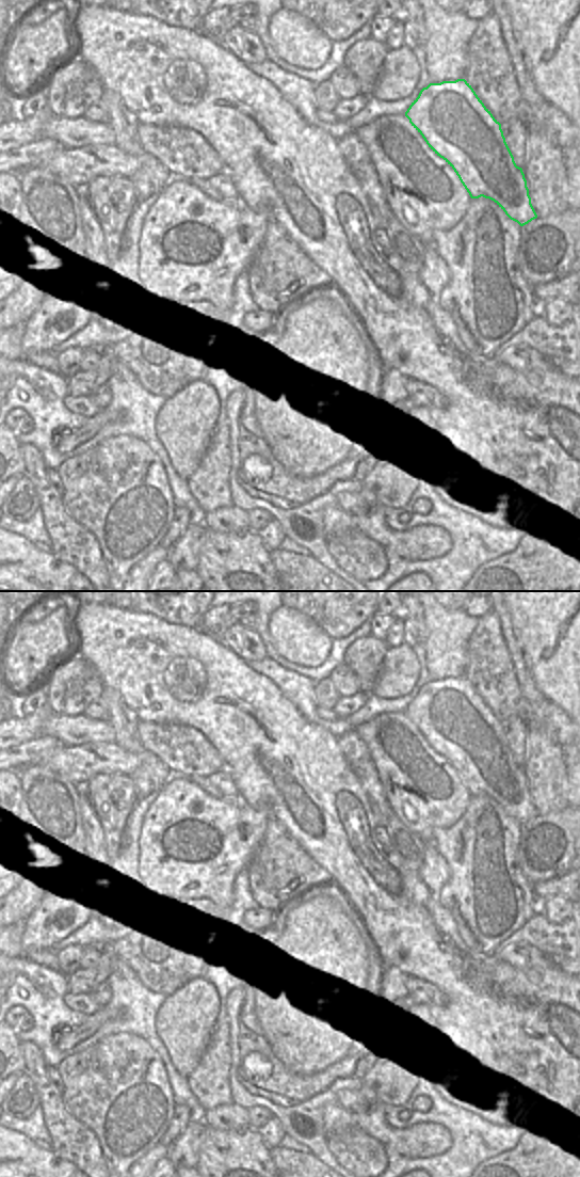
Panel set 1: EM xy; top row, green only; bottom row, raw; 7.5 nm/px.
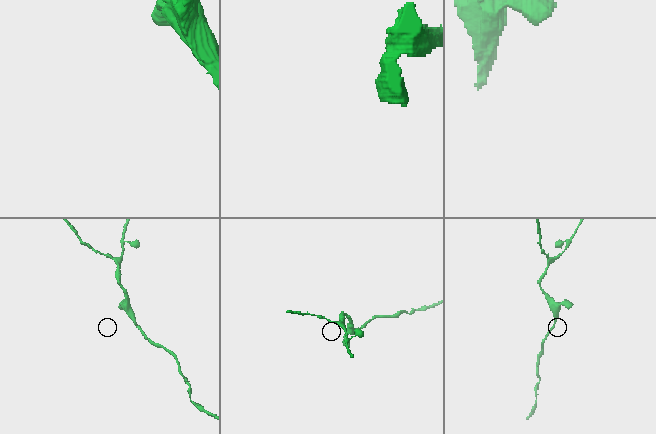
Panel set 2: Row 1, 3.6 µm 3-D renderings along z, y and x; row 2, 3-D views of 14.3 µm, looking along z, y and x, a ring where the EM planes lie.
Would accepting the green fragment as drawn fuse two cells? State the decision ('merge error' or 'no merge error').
merge error

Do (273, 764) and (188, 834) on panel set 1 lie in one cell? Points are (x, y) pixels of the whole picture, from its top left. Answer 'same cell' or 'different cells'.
different cells

